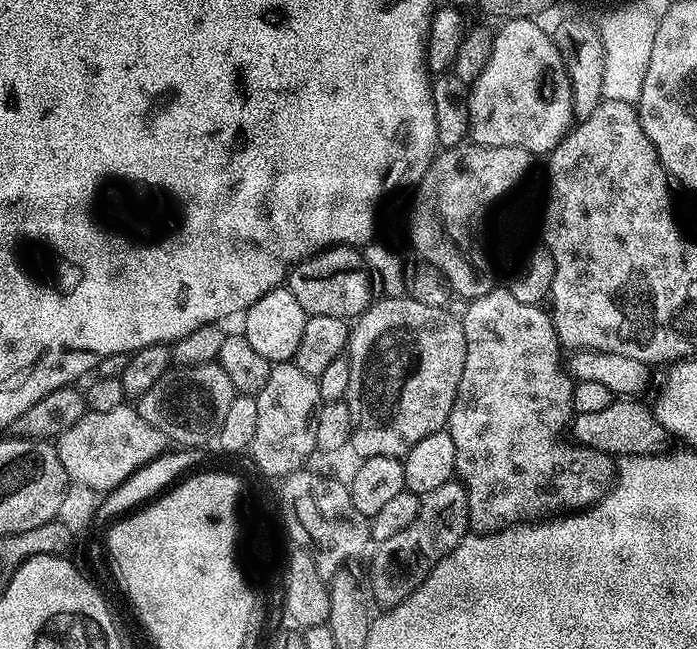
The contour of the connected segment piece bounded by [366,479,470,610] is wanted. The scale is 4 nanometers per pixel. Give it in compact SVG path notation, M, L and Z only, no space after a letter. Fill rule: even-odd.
M450 479L438 486L438 490L430 490L421 496L418 518L414 518L406 530L394 534L394 538L386 538L386 542L375 545L376 553L368 564L368 580L366 576L371 599L376 599L381 604L379 607L387 610L410 598L410 594L414 594L414 590L418 590L432 573L434 566L438 566L438 562L442 562L442 558L446 558L446 554L450 554L450 550L454 550L469 532L468 503L463 484Z

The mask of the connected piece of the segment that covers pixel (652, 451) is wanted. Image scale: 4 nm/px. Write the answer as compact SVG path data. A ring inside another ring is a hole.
M636 398L613 399L606 410L599 414L582 414L576 416L570 424L570 436L575 443L586 444L589 448L596 448L600 452L607 452L616 458L626 456L655 456L663 453L670 441L668 433L656 421L655 411L648 408Z

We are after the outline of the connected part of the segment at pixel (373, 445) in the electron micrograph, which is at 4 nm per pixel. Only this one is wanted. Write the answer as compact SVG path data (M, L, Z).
M411 295L390 296L387 298L377 299L369 304L366 311L361 316L355 317L348 334L348 347L346 355L348 365L350 366L350 386L346 390L344 400L350 410L352 419L352 438L350 441L351 451L357 452L357 457L365 456L407 456L408 451L422 438L430 438L430 434L445 431L450 410L454 406L454 398L458 394L458 382L462 382L462 366L466 366L466 334L464 325L459 315L451 316L447 307L439 308L438 306L425 306L422 302L413 300Z

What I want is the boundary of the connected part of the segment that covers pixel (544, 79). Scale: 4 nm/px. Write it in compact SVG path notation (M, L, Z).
M508 18L503 21L504 24L493 35L492 49L490 50L490 62L482 70L482 74L471 85L469 114L471 116L471 143L481 144L482 146L518 146L522 150L533 154L551 154L555 148L564 141L564 137L572 131L574 127L574 117L572 114L572 83L568 77L568 71L564 68L564 63L560 57L560 51L556 49L555 42L552 41L551 35L536 25L537 21L532 18Z

